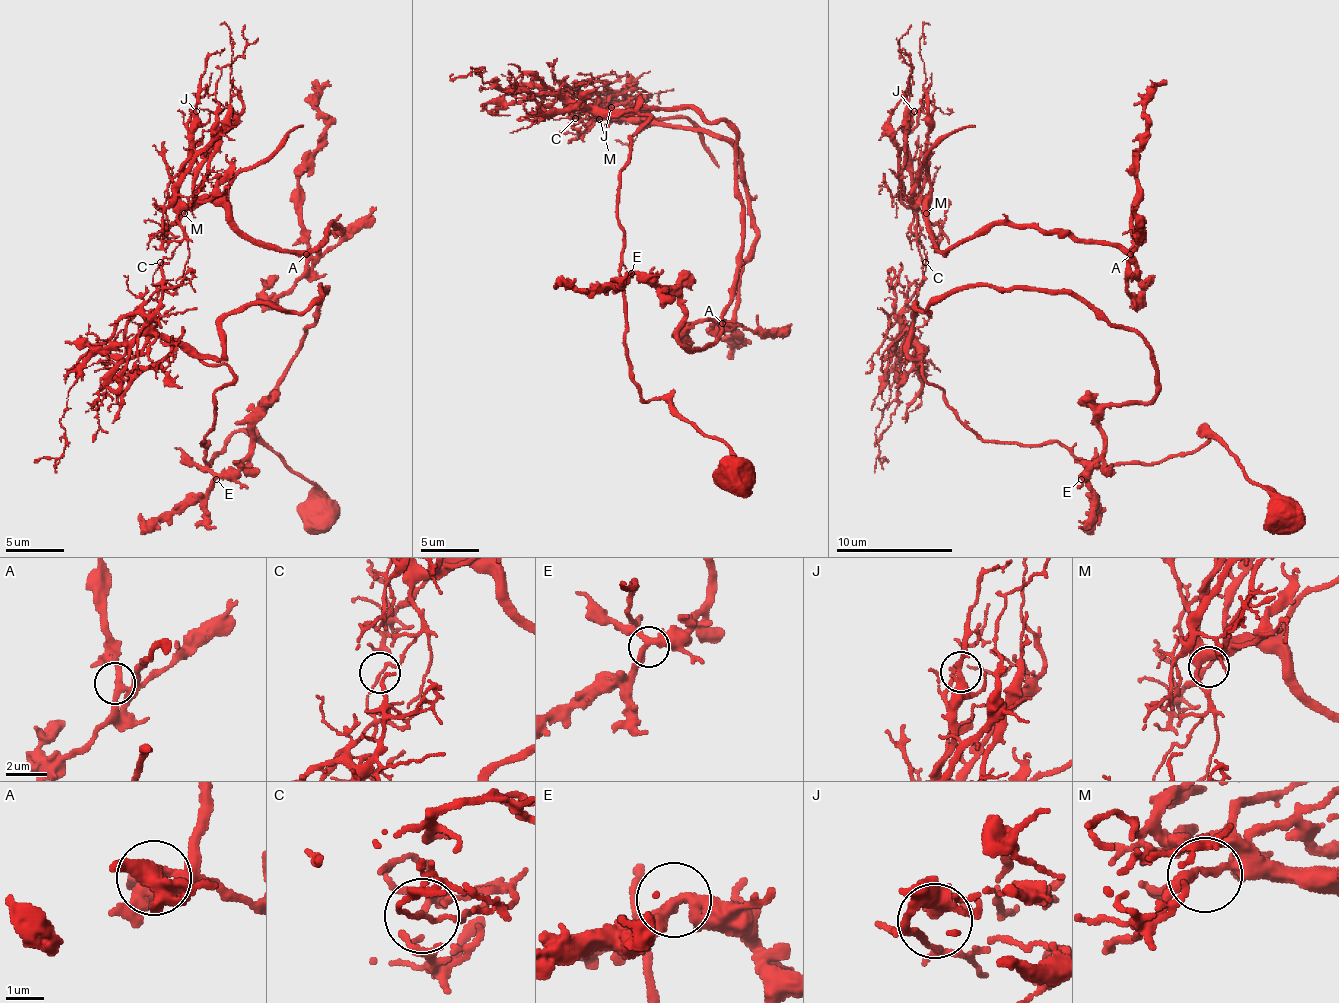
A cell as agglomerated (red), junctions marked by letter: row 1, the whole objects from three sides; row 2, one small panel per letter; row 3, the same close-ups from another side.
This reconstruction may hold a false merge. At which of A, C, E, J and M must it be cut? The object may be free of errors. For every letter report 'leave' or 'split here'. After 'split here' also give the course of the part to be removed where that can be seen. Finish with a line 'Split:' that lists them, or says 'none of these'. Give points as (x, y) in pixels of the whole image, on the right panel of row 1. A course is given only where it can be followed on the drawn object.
A: leave
C: split here; foreign part runs (926, 263), (923, 202), (941, 251), (993, 225), (1034, 225), (1127, 254), (1145, 97), (1165, 79)
E: leave
J: leave
M: leave
Split: C

